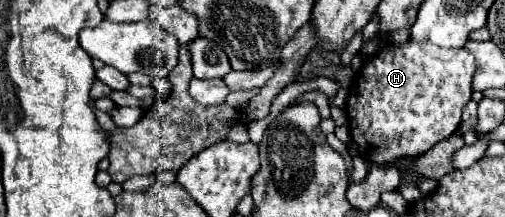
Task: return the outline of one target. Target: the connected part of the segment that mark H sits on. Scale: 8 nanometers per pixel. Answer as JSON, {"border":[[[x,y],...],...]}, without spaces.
{"border":[[[408,41],[402,47],[386,47],[374,59],[370,59],[360,75],[354,79],[350,97],[346,103],[346,115],[350,123],[352,139],[360,145],[360,157],[372,163],[392,163],[404,157],[420,157],[434,143],[450,137],[462,117],[464,105],[472,95],[472,75],[476,61],[464,49],[440,49],[432,43]]]}

